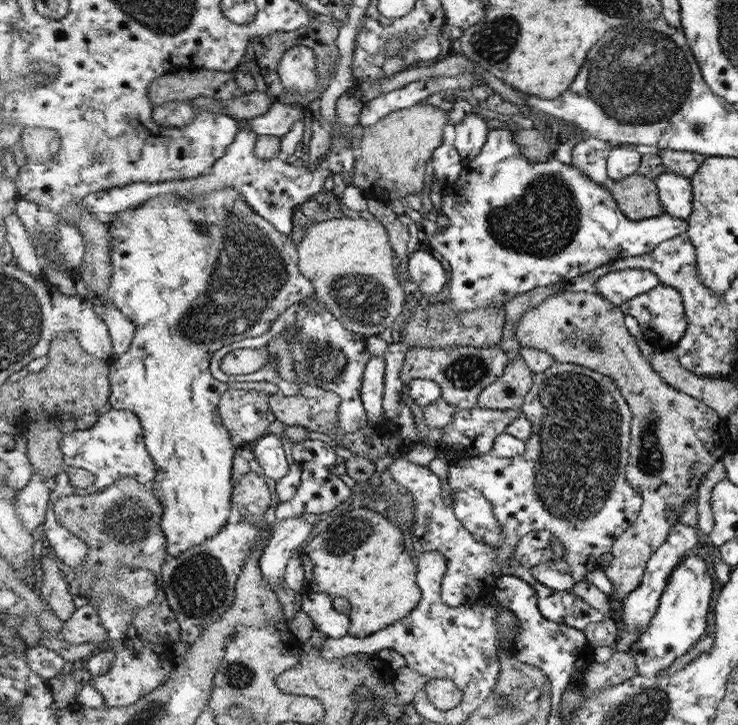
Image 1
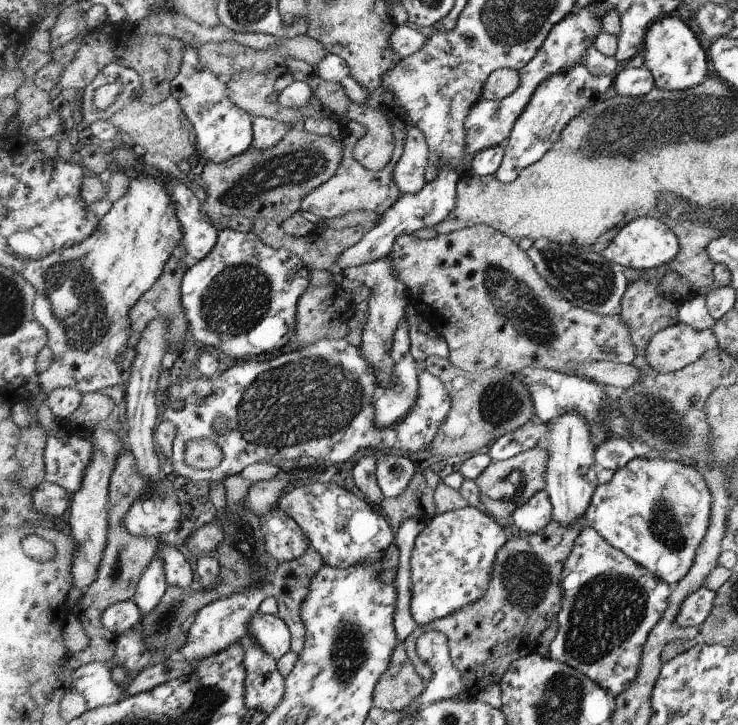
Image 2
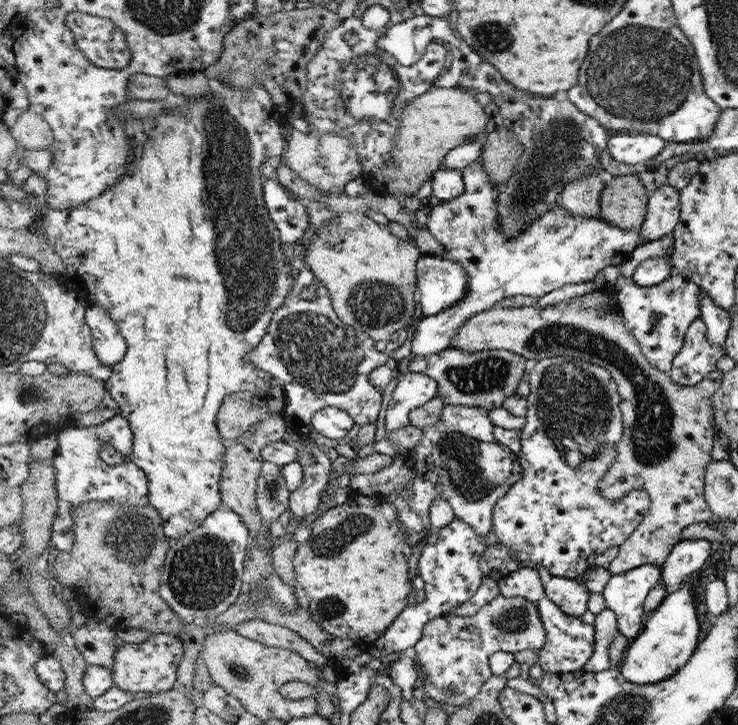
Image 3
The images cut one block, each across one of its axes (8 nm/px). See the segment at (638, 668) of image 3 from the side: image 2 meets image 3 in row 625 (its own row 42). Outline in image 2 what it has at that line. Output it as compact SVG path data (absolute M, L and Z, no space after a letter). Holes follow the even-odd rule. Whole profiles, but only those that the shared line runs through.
M668 15L652 23L644 38L644 68L652 74L655 87L667 91L682 91L702 84L708 74L708 58L692 30L684 20Z

